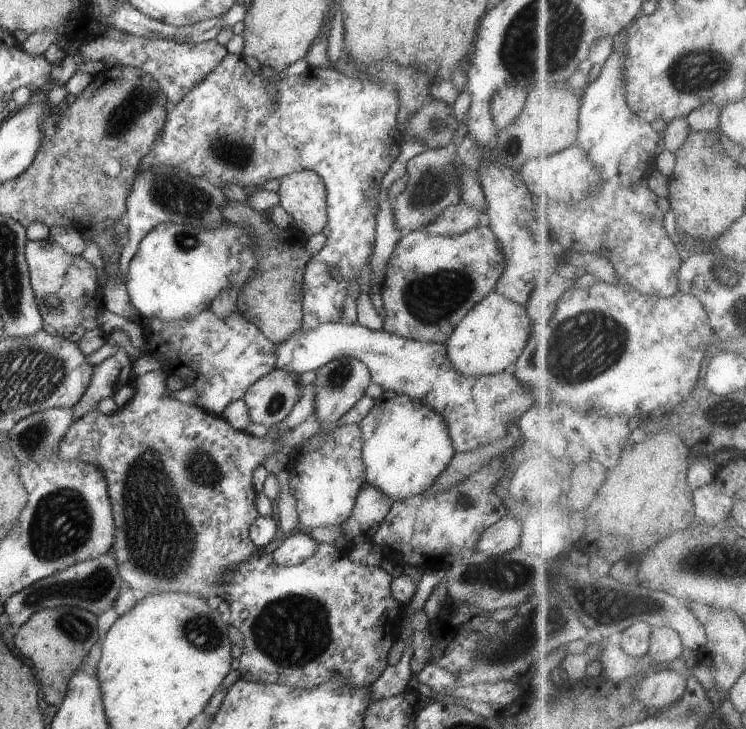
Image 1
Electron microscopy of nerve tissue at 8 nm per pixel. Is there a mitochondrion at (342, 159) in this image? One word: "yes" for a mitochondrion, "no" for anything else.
no

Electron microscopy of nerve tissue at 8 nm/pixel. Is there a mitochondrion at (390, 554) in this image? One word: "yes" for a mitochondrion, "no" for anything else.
no

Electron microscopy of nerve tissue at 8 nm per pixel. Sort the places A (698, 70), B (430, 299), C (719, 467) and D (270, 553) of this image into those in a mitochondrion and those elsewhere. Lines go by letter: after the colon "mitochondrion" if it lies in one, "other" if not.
A: mitochondrion
B: mitochondrion
C: other
D: other

